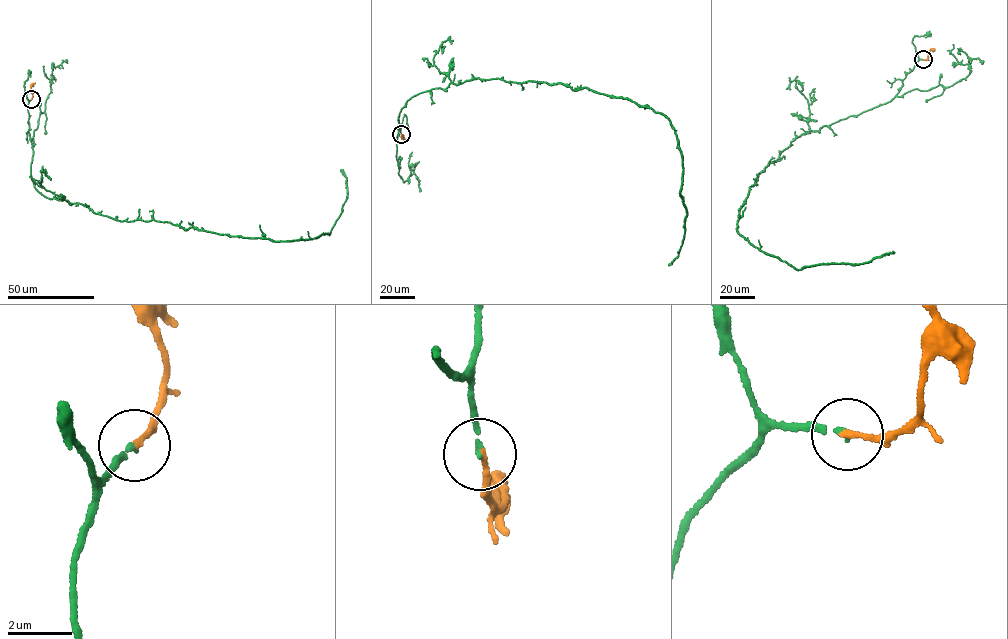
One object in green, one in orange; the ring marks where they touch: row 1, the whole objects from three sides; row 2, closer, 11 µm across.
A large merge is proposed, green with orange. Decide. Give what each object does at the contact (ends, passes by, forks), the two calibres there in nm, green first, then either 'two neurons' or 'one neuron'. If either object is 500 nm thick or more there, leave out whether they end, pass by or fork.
green ends | orange ends | 130/170 nm | one neuron

